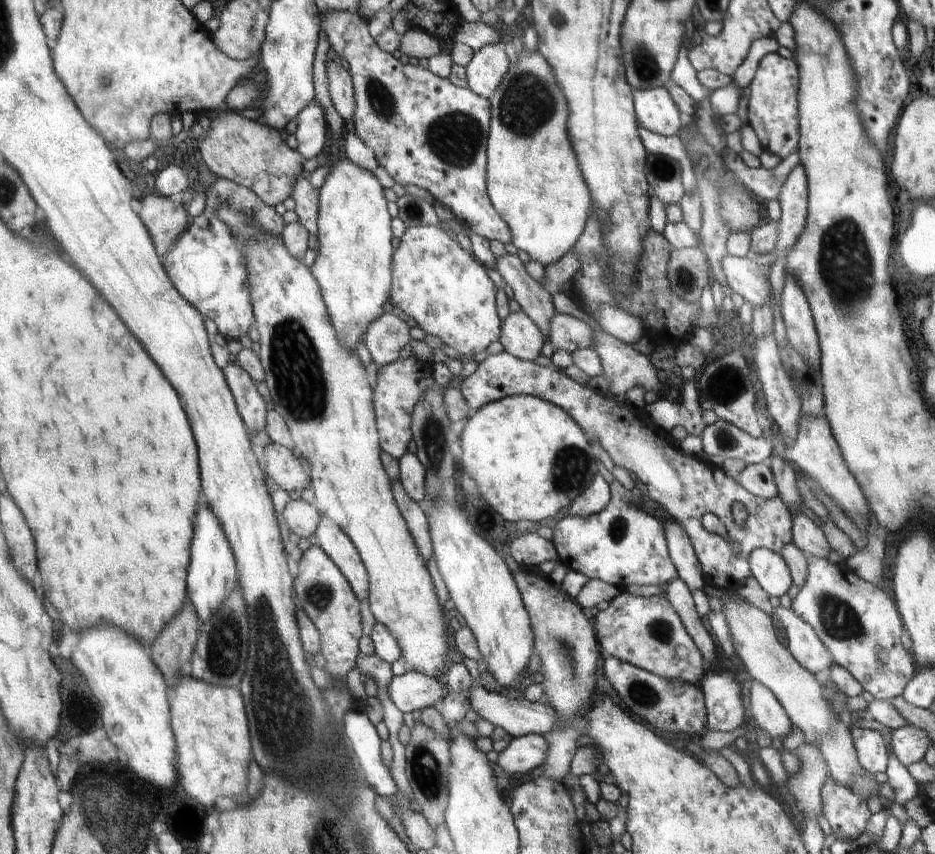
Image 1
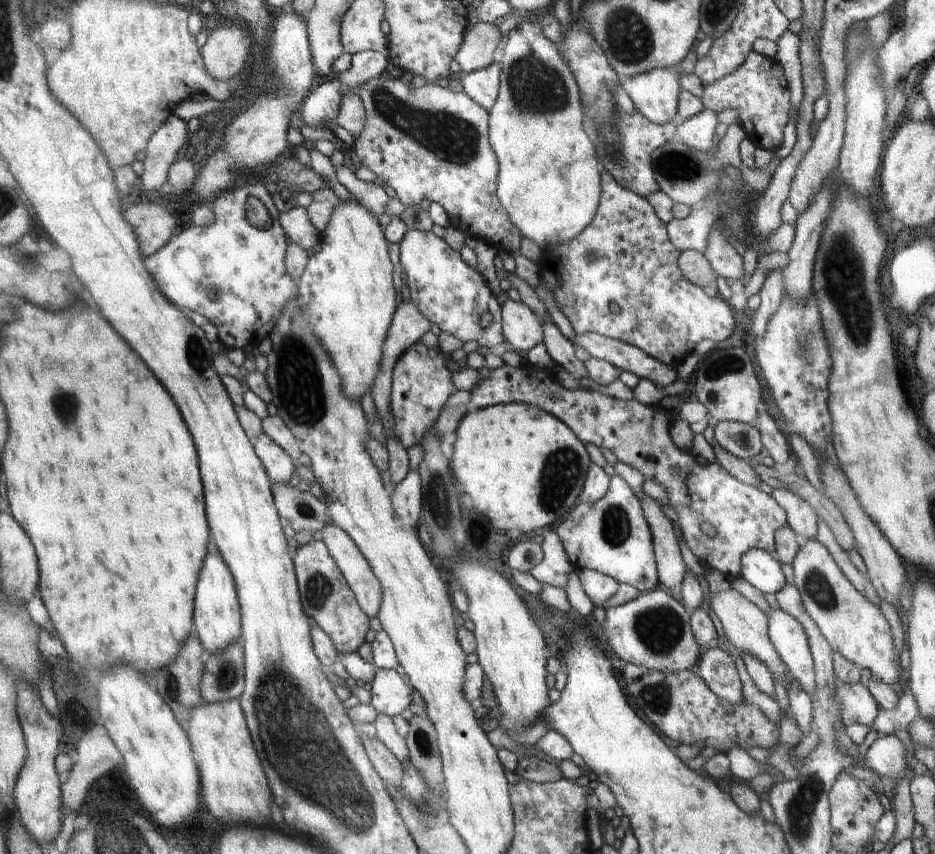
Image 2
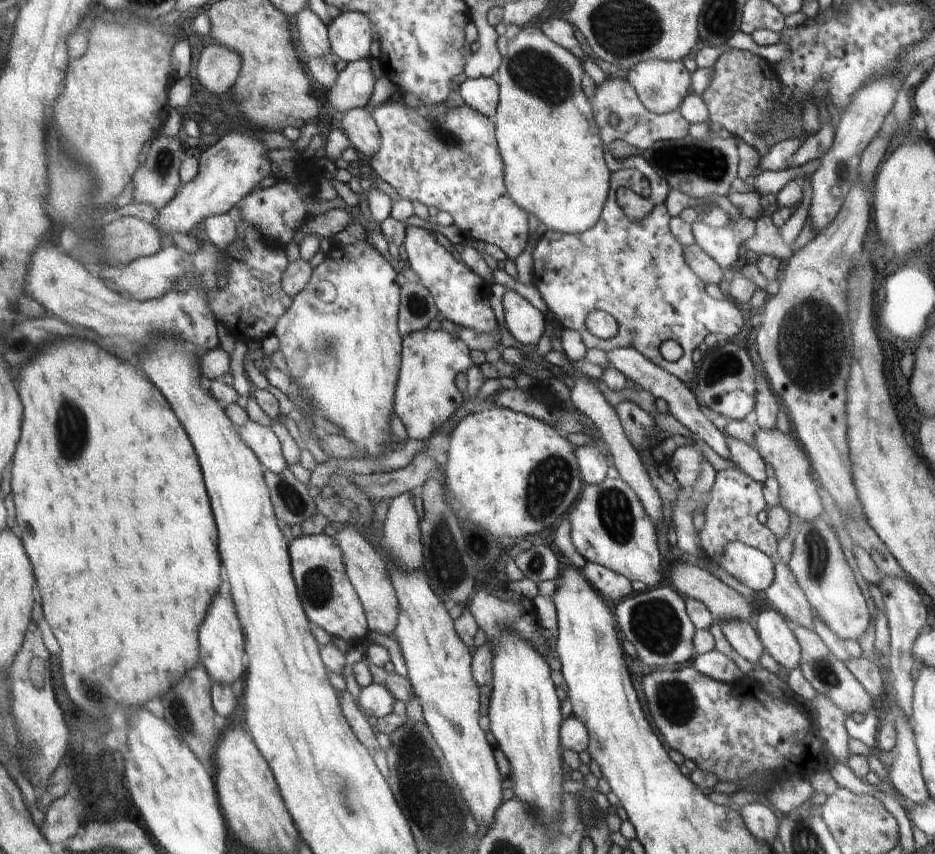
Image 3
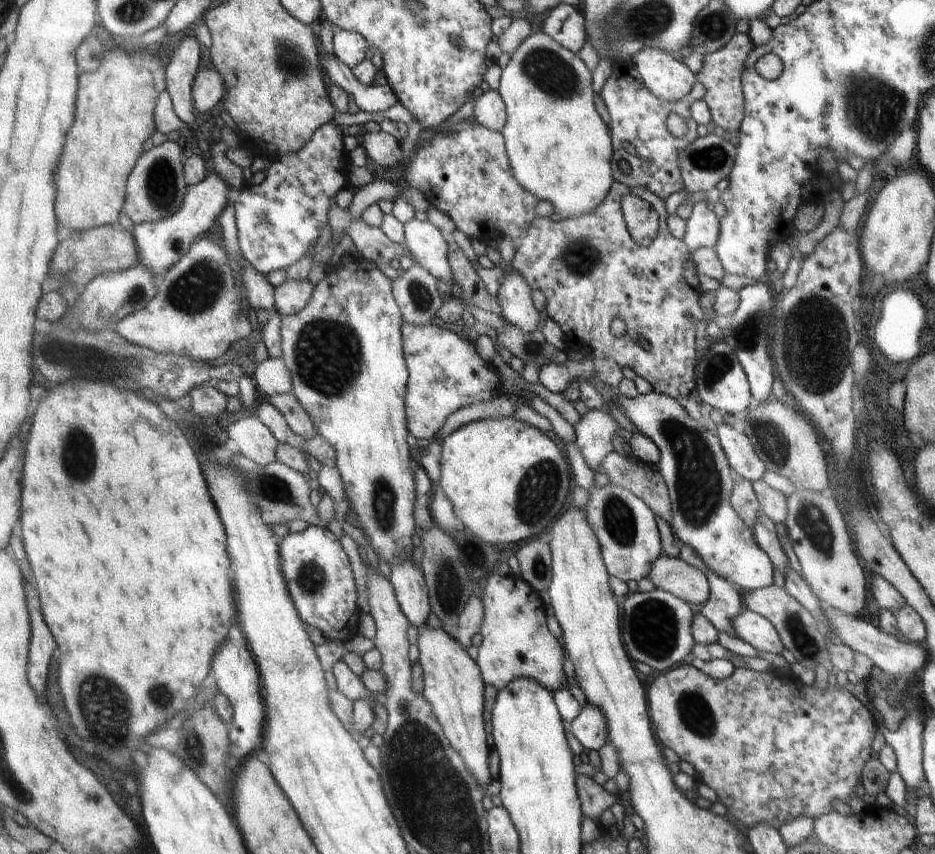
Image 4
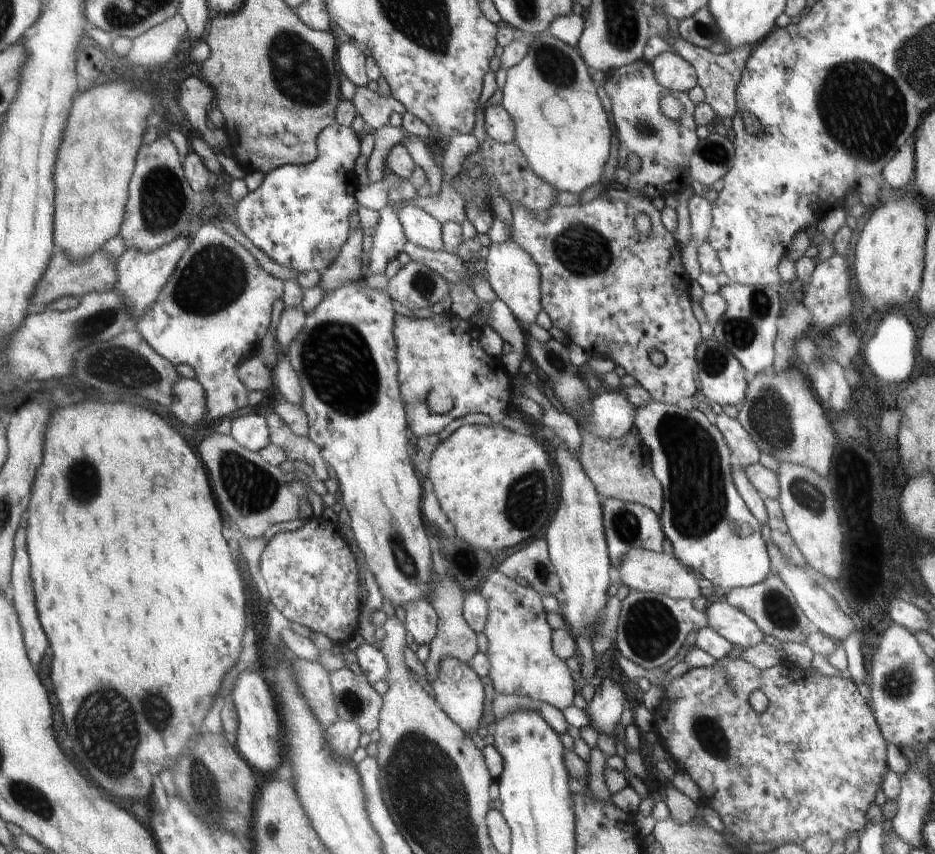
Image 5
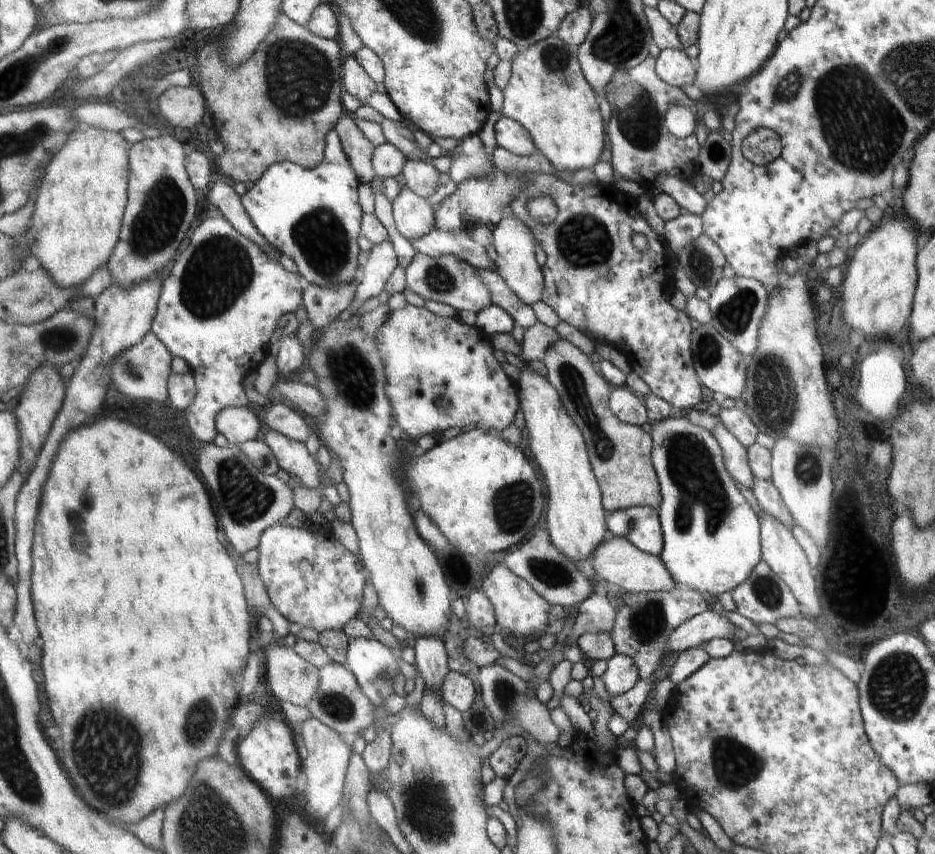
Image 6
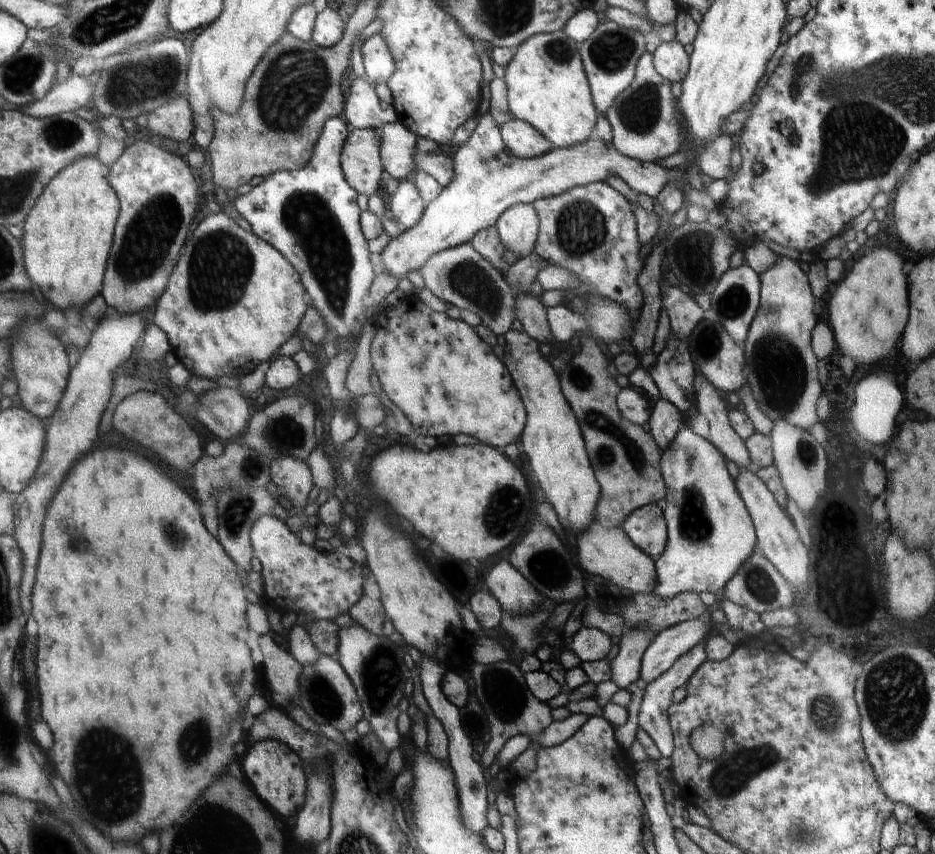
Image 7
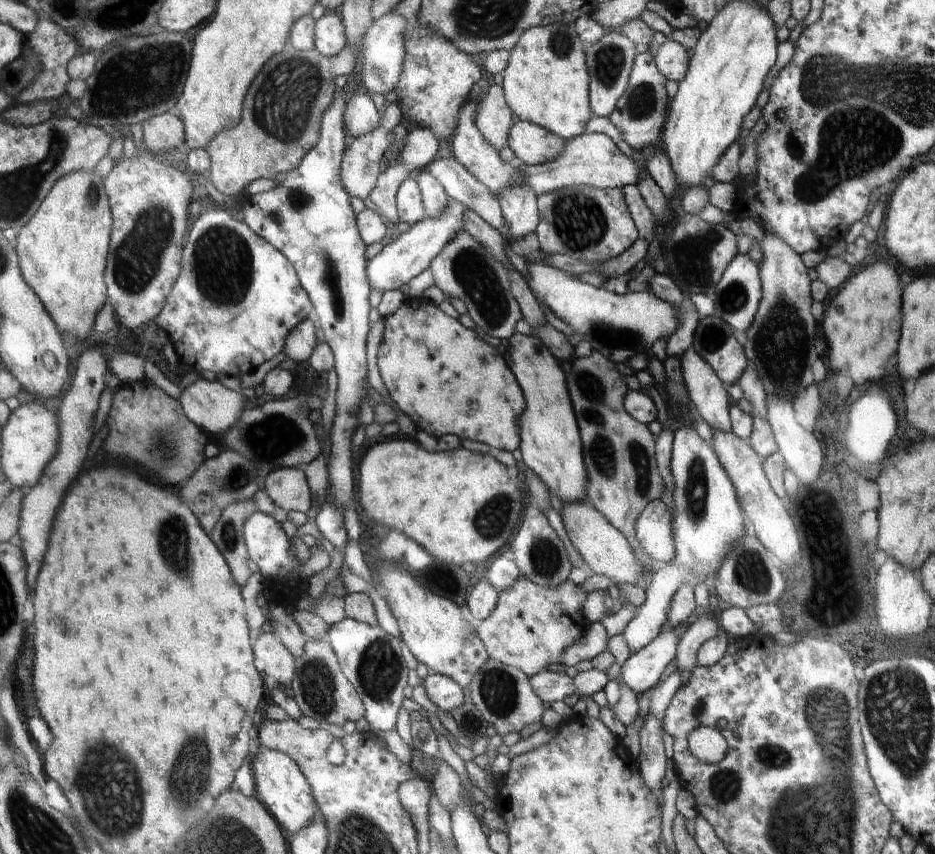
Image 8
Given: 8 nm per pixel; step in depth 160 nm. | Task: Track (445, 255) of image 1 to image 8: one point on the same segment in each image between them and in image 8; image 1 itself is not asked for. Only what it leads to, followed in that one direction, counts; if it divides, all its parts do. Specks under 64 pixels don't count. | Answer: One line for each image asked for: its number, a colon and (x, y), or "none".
2: (449, 293)
3: (462, 297)
4: (427, 247)
5: (419, 227)
6: (413, 215)
7: (407, 205)
8: (410, 205)

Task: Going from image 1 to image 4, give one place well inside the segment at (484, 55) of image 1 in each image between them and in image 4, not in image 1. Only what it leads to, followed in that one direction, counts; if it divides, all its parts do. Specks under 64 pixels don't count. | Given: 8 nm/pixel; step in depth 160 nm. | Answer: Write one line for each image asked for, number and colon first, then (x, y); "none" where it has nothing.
2: (483, 85)
3: (482, 94)
4: (489, 111)

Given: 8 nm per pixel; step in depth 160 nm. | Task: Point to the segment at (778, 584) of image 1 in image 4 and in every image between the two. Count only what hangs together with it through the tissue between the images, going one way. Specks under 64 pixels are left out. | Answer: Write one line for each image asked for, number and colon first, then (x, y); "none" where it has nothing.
2: (762, 570)
3: (750, 566)
4: (696, 469)

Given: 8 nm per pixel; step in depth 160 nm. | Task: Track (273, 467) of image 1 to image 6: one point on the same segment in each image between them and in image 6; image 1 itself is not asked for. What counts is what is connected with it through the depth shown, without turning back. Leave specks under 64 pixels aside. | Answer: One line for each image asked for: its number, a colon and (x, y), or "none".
2: (280, 466)
3: (261, 439)
4: (253, 438)
5: (251, 430)
6: (238, 424)

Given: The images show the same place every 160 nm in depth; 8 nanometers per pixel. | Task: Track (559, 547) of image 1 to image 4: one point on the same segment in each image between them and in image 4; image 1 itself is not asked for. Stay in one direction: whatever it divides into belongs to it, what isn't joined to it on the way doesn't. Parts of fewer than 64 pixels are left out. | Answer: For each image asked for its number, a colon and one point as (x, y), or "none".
2: (612, 535)
3: (610, 527)
4: (630, 542)

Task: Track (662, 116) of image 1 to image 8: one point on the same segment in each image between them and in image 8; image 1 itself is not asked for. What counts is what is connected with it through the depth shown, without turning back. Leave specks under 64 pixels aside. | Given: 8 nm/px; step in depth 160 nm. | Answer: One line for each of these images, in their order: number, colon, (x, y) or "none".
2: (655, 94)
3: (662, 85)
4: (668, 78)
5: (675, 74)
6: (673, 65)
7: (672, 62)
8: (672, 60)

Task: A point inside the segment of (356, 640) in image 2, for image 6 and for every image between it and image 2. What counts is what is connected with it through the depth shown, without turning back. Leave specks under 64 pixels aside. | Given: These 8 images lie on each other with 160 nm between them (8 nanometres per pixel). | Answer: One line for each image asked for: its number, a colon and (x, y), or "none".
3: (319, 565)
4: (321, 579)
5: (311, 576)
6: (311, 579)

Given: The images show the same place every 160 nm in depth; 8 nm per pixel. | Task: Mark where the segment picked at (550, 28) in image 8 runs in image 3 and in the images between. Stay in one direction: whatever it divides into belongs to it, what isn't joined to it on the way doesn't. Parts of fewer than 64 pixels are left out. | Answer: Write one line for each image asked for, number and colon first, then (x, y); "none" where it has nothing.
3: (555, 169)
4: (558, 147)
5: (561, 127)
6: (546, 93)
7: (546, 86)

